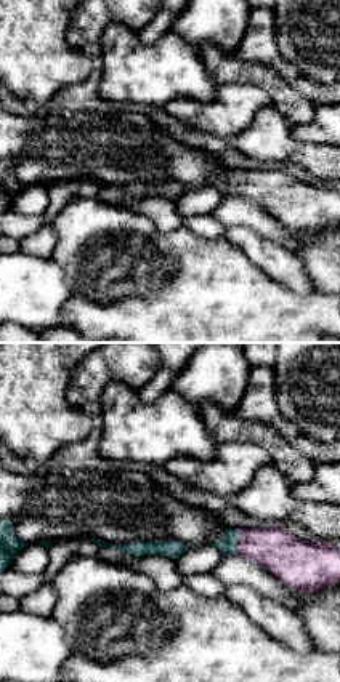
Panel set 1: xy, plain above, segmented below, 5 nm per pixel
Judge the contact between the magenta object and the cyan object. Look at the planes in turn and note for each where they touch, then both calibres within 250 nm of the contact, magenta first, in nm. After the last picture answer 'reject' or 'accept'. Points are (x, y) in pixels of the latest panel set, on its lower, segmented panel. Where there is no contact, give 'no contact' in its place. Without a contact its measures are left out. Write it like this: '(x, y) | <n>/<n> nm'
(239, 541) | 220/90 nm

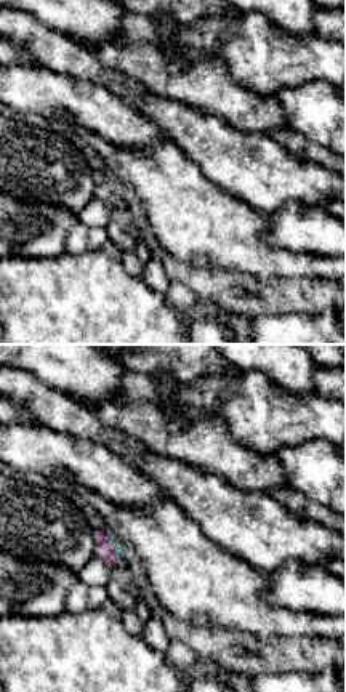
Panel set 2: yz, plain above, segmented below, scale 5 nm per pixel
(114, 548) | 100/50 nm

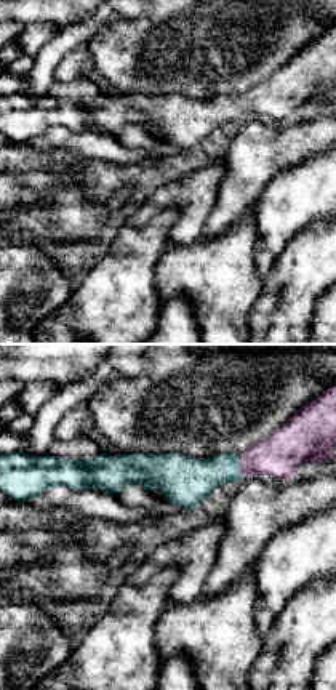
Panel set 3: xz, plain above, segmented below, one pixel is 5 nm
(239, 463) | 220/220 nm

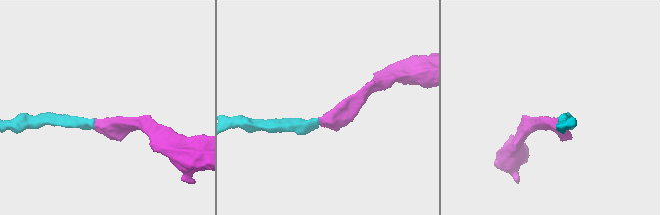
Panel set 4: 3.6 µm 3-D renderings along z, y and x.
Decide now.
accept

